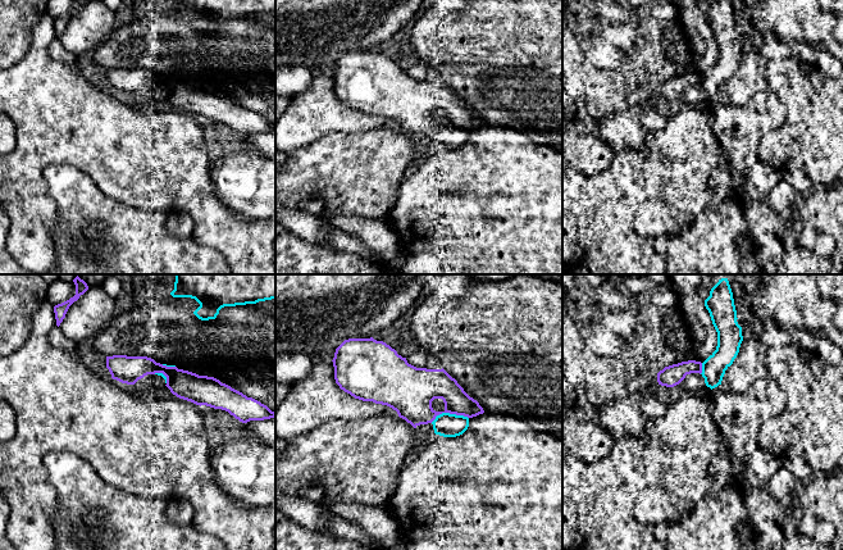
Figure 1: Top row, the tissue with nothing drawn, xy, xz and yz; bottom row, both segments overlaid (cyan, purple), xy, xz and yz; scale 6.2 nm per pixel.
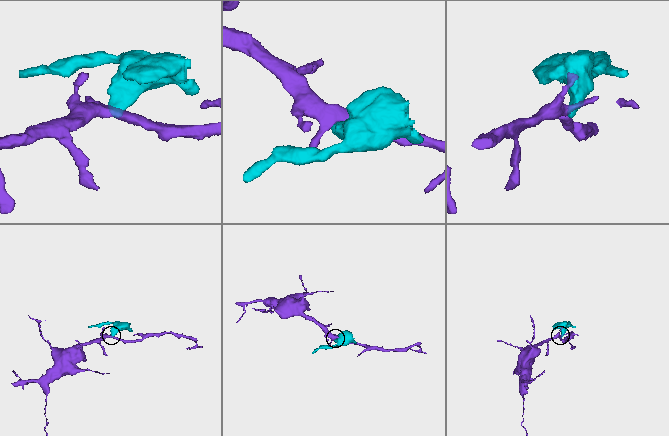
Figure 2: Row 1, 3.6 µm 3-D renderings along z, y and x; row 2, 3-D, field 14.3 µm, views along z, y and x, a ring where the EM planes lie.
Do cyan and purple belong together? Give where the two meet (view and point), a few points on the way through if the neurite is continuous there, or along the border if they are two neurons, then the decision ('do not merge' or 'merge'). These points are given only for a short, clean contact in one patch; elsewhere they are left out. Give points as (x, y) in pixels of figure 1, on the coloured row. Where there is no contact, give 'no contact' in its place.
contact xz (449, 413); do not merge

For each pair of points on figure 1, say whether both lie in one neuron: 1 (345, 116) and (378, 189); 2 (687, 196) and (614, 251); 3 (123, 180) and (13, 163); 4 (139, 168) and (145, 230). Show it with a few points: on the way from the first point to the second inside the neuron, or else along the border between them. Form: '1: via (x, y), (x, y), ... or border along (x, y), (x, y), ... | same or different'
1: border along (382, 126), (355, 132), (329, 132), (323, 136) | different
2: via (660, 192), (639, 192), (614, 218), (614, 224) | same
3: via (96, 153), (40, 153) | same
4: border along (113, 199), (130, 205), (162, 210), (167, 214) | different

